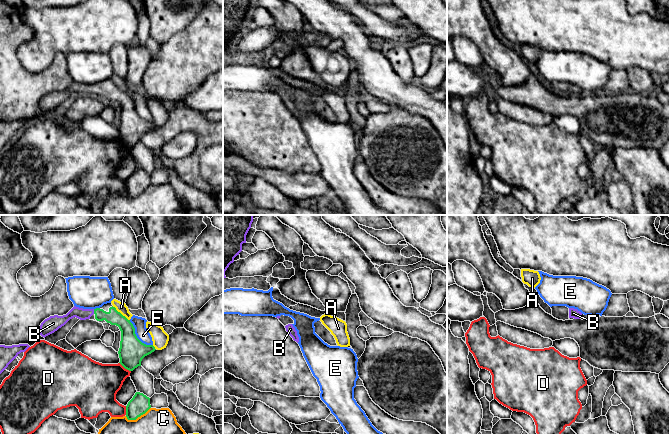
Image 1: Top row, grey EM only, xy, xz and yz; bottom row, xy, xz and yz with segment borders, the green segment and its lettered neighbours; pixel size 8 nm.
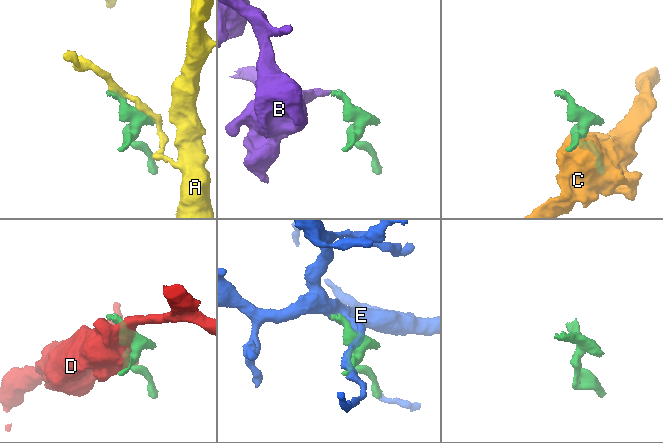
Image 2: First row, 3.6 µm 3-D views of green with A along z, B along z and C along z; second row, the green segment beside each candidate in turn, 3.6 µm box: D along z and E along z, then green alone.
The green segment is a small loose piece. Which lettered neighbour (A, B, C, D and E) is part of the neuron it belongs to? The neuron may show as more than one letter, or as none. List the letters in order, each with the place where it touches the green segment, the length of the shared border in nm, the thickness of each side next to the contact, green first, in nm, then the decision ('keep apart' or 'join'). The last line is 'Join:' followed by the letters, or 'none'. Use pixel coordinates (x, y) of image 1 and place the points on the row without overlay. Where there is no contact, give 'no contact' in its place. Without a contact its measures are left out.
A: xy (120, 89) | 180 nm | 150/80 nm | keep apart
B: xy (94, 87) | 40 nm | 120/90 nm | join
C: xy (137, 193) | 220 nm | 160/440 nm | keep apart
D: xy (125, 144) | 120 nm | 200/320 nm | keep apart
E: xy (136, 112) | 280 nm | 200/110 nm | keep apart
Join: B

